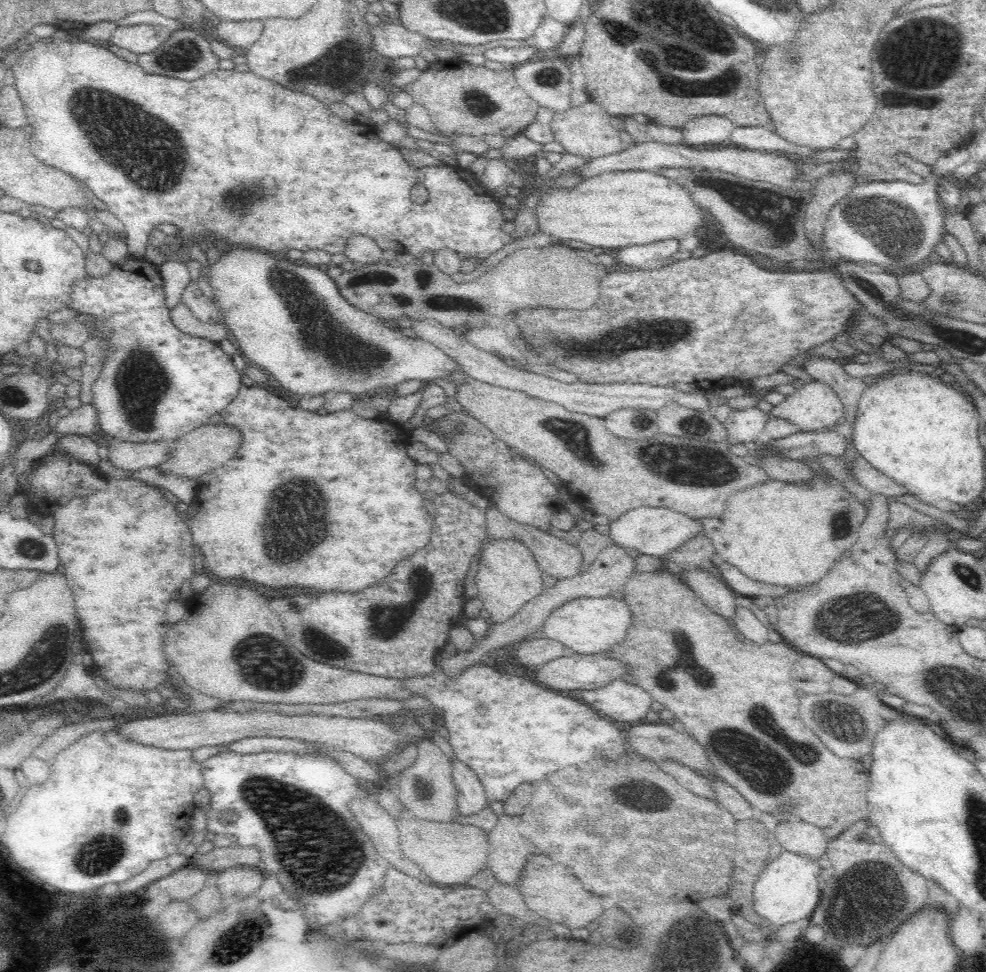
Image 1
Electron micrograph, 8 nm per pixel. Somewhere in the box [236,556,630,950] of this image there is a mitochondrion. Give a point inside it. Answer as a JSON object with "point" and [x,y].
{"point":[319,859]}

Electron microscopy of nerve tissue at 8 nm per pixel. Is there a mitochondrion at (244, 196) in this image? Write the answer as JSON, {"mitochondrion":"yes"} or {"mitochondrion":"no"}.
{"mitochondrion":"yes"}

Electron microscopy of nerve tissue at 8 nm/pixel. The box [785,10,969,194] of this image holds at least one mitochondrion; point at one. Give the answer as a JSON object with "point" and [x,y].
{"point":[902,62]}

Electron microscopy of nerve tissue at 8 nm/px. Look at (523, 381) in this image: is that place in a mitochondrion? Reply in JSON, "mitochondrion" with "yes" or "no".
{"mitochondrion":"no"}

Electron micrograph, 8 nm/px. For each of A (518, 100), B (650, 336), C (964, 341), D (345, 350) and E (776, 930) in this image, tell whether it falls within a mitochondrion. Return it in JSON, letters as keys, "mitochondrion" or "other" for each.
{"A":"other","B":"mitochondrion","C":"other","D":"mitochondrion","E":"other"}

